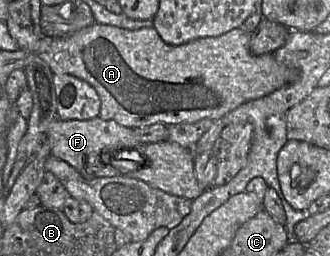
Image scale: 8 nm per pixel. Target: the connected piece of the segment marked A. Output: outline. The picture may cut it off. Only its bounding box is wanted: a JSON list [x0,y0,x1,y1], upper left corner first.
[37,22,298,129]

